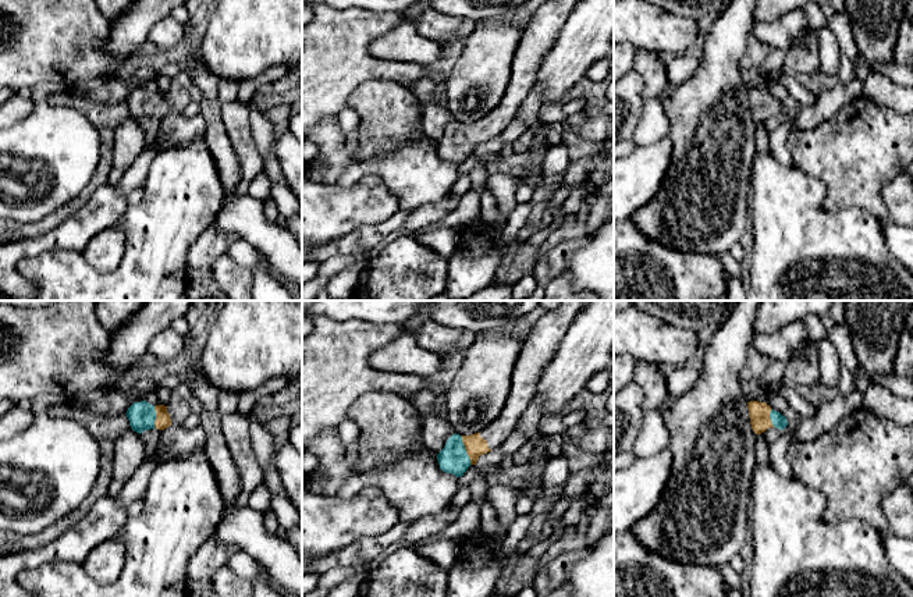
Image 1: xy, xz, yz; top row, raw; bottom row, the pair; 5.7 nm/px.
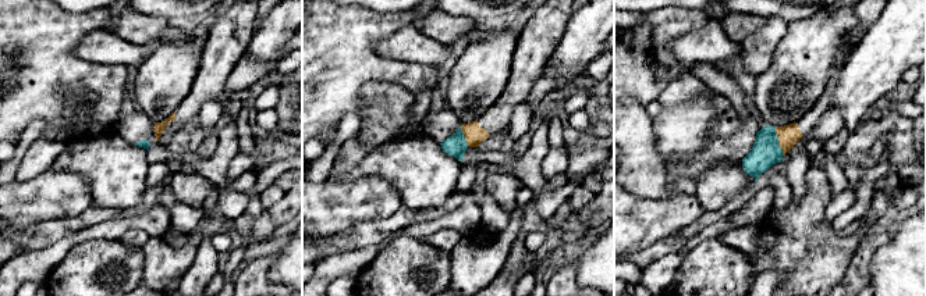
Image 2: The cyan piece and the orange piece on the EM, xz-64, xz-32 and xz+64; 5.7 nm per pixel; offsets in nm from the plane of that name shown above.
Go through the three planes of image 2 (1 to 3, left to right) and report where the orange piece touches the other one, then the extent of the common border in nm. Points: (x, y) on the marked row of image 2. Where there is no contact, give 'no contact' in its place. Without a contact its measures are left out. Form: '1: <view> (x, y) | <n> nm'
1: no contact
2: xz-32 (464, 136) | 120 nm
3: xz+64 (777, 141) | 170 nm

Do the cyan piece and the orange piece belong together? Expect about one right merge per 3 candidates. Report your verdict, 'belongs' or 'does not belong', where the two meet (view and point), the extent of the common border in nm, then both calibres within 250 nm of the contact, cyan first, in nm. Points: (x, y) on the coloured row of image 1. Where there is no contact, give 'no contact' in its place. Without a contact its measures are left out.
belongs; contact xz (465, 450); length 180 nm; calibres 170 and 120 nm

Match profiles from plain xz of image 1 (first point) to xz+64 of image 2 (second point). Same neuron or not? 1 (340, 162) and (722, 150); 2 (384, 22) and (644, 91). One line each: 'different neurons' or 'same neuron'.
1: different neurons
2: same neuron

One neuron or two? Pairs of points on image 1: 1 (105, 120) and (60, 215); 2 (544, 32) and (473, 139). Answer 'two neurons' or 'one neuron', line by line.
1: one neuron
2: one neuron

